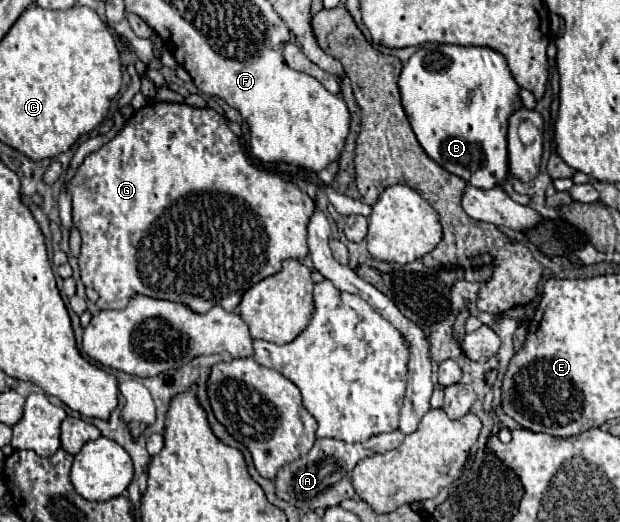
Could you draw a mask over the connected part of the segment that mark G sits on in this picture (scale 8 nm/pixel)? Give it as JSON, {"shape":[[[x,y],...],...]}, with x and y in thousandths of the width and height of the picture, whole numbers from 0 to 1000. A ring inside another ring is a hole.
{"shape":[[[242,197],[219,213],[200,239],[200,247],[168,274],[158,289],[145,293],[132,316],[126,320],[123,335],[113,347],[116,362],[116,416],[119,431],[126,435],[132,450],[132,485],[126,492],[129,504],[129,527],[132,542],[139,550],[152,550],[161,565],[158,573],[158,592],[200,592],[210,577],[213,565],[239,565],[239,569],[258,569],[271,577],[287,577],[303,584],[316,600],[332,600],[335,592],[355,584],[365,596],[377,596],[394,565],[410,542],[442,527],[452,519],[458,496],[490,496],[497,489],[497,469],[494,469],[494,427],[506,404],[506,389],[500,381],[500,393],[494,397],[494,374],[468,347],[452,343],[442,331],[432,331],[426,324],[416,324],[413,316],[403,312],[397,301],[384,262],[374,255],[368,243],[368,232],[342,205],[306,205],[300,197]]]}

